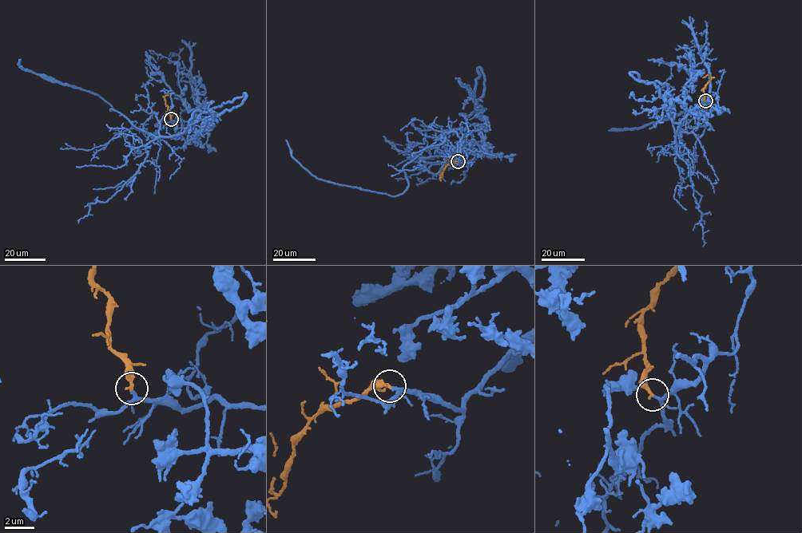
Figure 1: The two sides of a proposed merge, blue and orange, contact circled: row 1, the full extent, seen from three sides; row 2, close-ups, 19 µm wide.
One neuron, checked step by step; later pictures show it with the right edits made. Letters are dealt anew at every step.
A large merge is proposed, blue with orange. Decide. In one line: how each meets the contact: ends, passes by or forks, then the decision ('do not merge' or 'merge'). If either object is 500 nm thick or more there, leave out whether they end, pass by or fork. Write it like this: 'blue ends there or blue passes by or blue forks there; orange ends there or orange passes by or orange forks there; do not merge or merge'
blue forks there; orange ends there; merge

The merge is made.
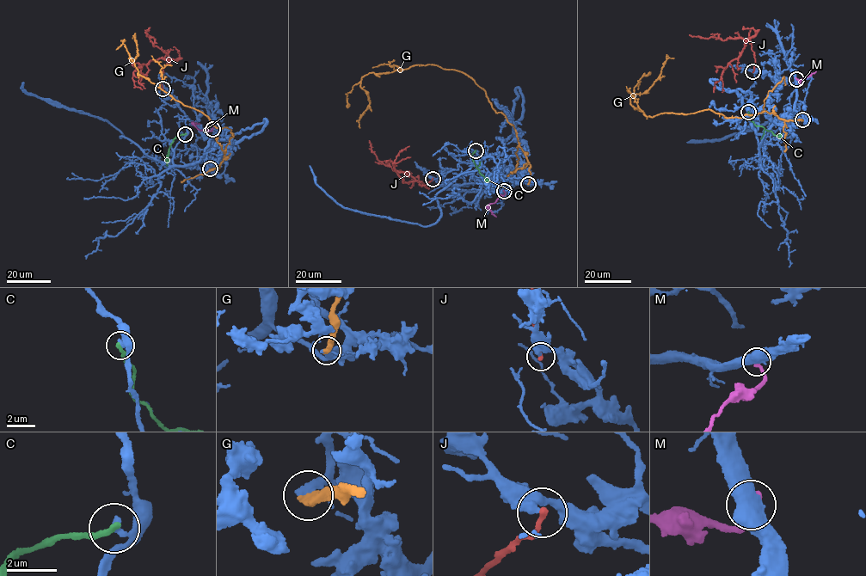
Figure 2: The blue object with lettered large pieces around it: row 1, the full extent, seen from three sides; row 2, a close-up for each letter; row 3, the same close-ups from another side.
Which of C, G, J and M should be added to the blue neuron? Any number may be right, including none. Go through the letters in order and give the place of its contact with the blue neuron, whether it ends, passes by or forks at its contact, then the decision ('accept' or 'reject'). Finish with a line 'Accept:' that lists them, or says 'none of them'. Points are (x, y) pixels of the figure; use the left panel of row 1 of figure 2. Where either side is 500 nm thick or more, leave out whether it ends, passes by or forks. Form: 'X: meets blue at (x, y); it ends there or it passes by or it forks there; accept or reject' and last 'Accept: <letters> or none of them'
C: meets blue at (185, 134); it ends there; reject
G: meets blue at (210, 168); it ends there; reject
J: meets blue at (162, 88); it ends there; accept
M: meets blue at (212, 129); reject
Accept: J

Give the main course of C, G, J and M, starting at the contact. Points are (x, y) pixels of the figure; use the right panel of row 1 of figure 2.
C: (748, 112), (756, 125), (763, 126), (783, 139)
G: (802, 119), (762, 111), (727, 118), (707, 109), (644, 115), (630, 98), (649, 88), (665, 61), (673, 58)
J: (752, 72), (754, 53), (750, 39), (746, 40), (740, 53), (730, 62), (721, 79), (715, 83), (714, 91)
M: (796, 79), (801, 83), (802, 79), (816, 71)

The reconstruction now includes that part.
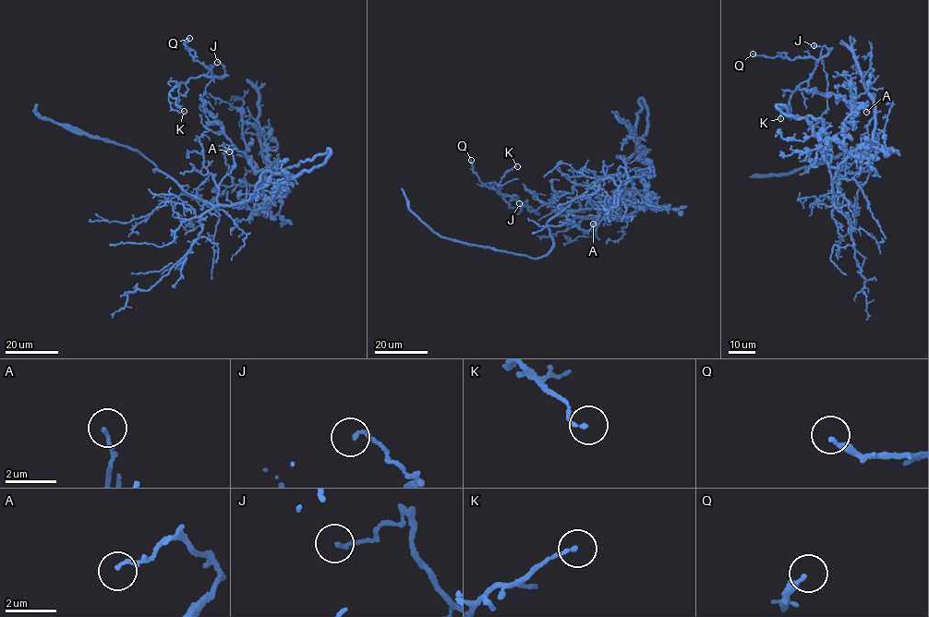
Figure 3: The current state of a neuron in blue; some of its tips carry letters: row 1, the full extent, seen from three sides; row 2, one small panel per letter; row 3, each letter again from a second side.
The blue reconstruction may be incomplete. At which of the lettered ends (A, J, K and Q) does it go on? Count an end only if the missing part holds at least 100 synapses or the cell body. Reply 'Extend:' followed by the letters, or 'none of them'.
Extend: none of them

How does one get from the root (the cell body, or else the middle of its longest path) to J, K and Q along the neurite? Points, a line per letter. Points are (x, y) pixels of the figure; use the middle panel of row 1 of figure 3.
J: (633, 181), (643, 191), (642, 175), (652, 168), (593, 208), (544, 201), (527, 210), (536, 212), (519, 203)
K: (633, 181), (643, 191), (652, 168), (593, 208), (544, 201), (531, 211), (510, 208), (498, 186), (517, 166)
Q: (633, 181), (643, 191), (642, 175), (652, 168), (593, 208), (544, 201), (531, 211), (480, 182), (471, 160)

